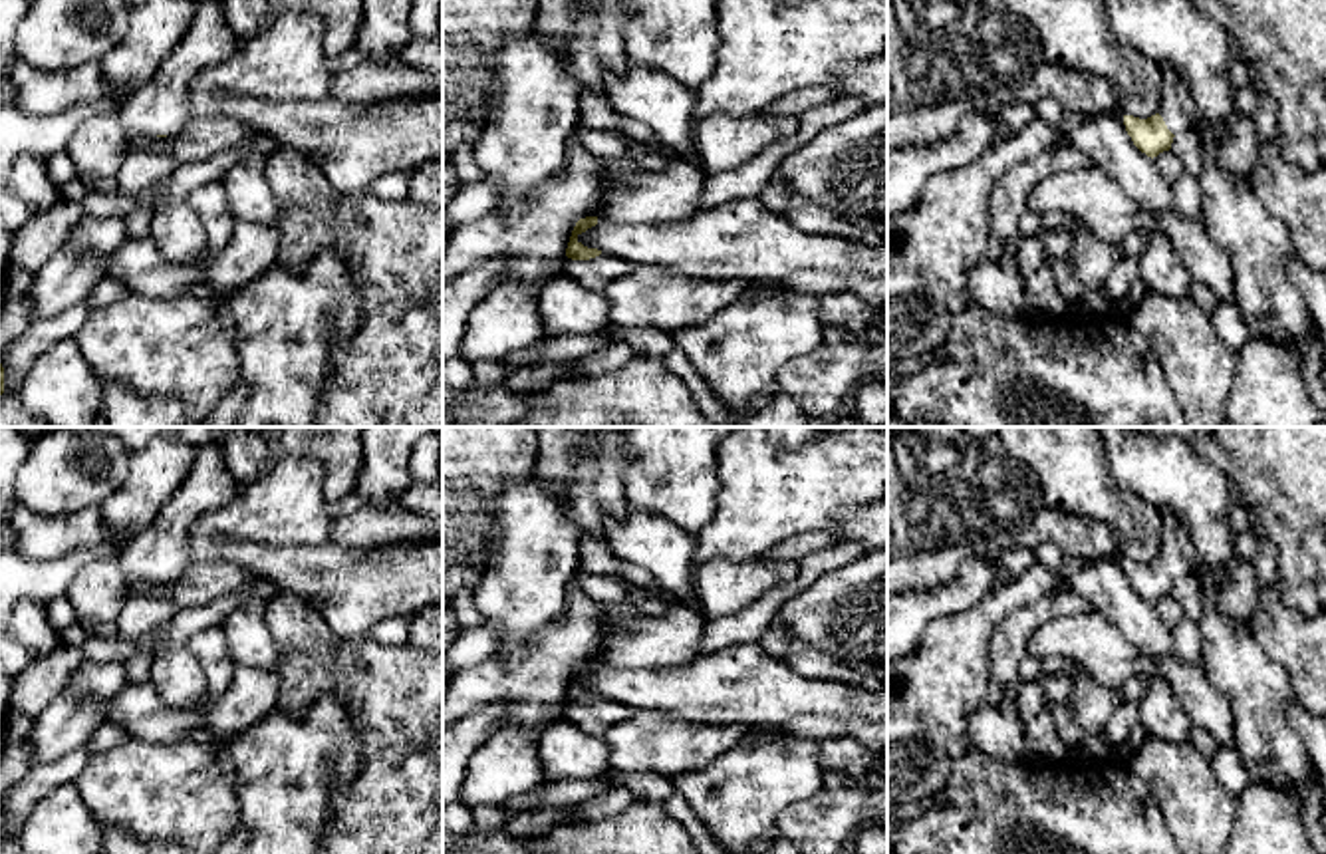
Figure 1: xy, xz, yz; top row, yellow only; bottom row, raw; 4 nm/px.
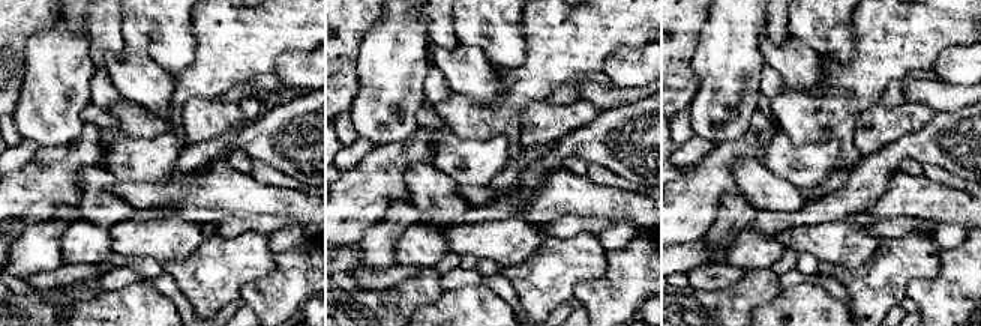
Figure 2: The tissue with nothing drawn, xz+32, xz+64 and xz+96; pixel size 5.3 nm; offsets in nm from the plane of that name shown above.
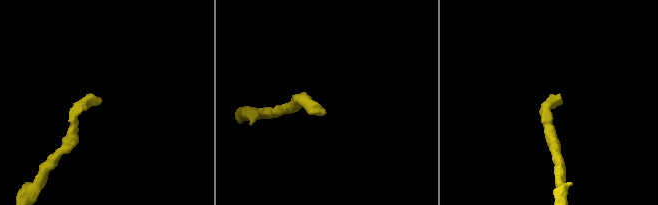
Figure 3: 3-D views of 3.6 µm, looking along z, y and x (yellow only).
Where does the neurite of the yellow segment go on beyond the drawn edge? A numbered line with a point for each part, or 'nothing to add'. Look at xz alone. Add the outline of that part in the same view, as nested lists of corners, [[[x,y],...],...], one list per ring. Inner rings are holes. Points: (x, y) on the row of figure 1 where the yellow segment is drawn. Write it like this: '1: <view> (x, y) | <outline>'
1: xz (598, 273) | [[[601,252],[590,260],[572,260],[564,256],[562,260],[564,272],[580,282],[584,288],[594,292],[605,292],[605,288],[637,270],[637,266],[625,258],[617,258],[613,254]]]

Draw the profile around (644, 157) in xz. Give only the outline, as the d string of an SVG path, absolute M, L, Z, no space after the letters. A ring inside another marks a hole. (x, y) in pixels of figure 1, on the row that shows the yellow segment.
M619 133L631 147L631 161L625 165L629 169L641 169L641 171L661 171L671 161L683 159L677 153L663 153L659 149L653 149L649 143L635 143L629 141L623 133Z

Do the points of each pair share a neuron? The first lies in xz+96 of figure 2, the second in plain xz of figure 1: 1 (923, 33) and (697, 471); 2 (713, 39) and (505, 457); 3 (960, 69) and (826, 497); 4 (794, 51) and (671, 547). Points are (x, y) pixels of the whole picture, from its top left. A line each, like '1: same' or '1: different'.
1: different
2: different
3: different
4: same

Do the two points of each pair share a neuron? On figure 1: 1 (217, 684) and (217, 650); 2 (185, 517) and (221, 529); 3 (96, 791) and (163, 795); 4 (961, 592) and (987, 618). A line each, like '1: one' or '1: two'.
1: one
2: two
3: one
4: two

